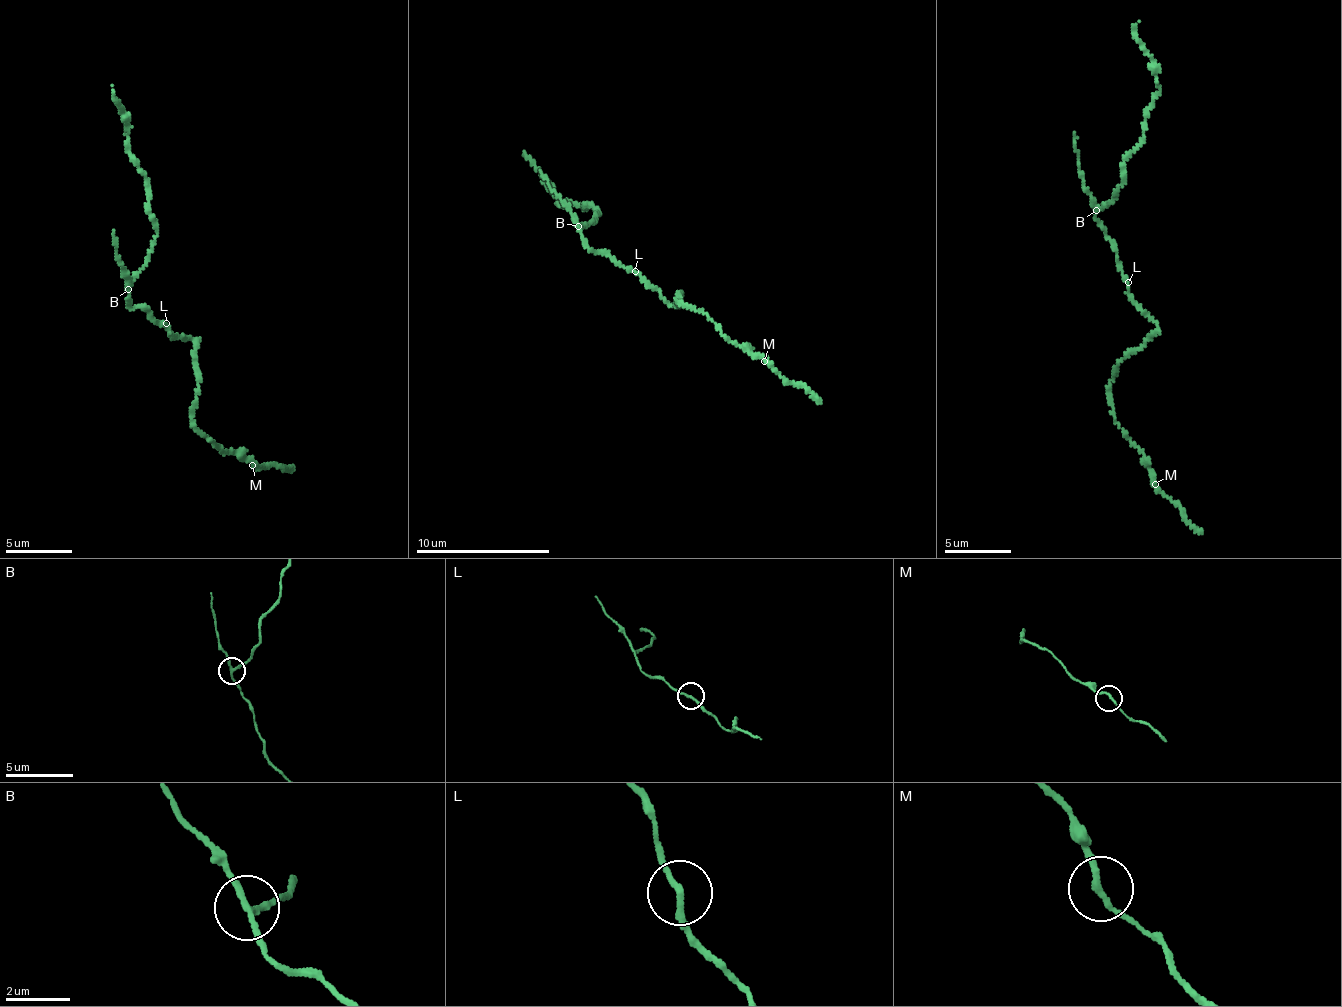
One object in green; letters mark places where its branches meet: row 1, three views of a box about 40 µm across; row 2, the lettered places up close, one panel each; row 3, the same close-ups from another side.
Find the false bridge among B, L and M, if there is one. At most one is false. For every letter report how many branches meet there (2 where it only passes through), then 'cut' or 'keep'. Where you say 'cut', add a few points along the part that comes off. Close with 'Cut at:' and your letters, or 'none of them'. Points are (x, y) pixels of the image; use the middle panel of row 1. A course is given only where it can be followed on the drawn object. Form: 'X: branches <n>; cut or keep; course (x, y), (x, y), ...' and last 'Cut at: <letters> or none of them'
B: branches 3; cut; course (579, 225), (600, 215), (586, 203), (582, 207), (559, 203), (523, 155)
L: branches 2; keep
M: branches 2; keep
Cut at: B

